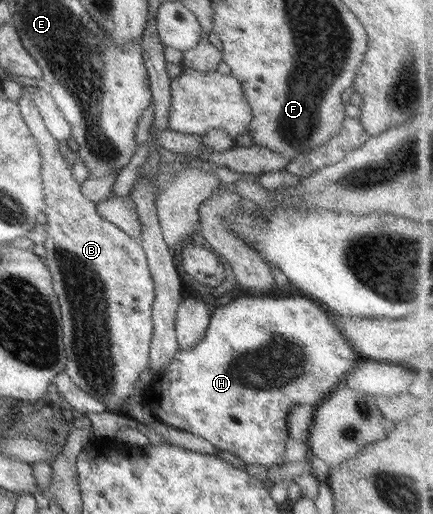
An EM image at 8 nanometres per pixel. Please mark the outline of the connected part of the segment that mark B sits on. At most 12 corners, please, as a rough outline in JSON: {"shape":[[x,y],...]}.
{"shape":[[33,97],[65,372],[106,411],[149,367],[139,241],[81,193]]}

